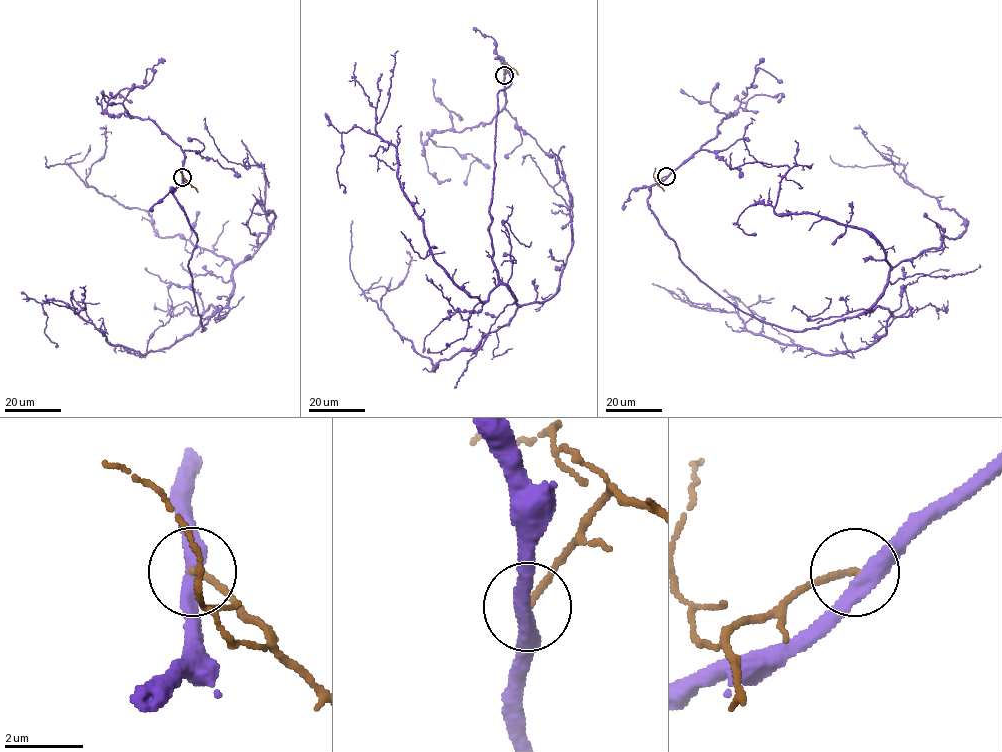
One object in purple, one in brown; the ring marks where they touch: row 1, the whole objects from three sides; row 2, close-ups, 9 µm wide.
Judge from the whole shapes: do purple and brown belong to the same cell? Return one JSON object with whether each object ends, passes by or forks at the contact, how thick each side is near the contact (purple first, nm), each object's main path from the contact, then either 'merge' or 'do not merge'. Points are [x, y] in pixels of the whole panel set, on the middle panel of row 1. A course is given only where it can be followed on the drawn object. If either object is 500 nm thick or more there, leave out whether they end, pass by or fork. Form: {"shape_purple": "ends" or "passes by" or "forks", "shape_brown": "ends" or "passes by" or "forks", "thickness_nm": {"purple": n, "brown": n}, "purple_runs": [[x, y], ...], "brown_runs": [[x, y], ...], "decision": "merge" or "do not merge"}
{"shape_purple": "passes by", "shape_brown": "ends", "thickness_nm": {"purple": 400, "brown": 170}, "purple_runs": [[504, 75], [498, 56], [511, 78], [489, 231], [517, 308], [508, 323], [433, 369], [355, 279], [352, 221]], "brown_runs": [[504, 75], [510, 67], [506, 62], [501, 64]], "decision": "do not merge"}

